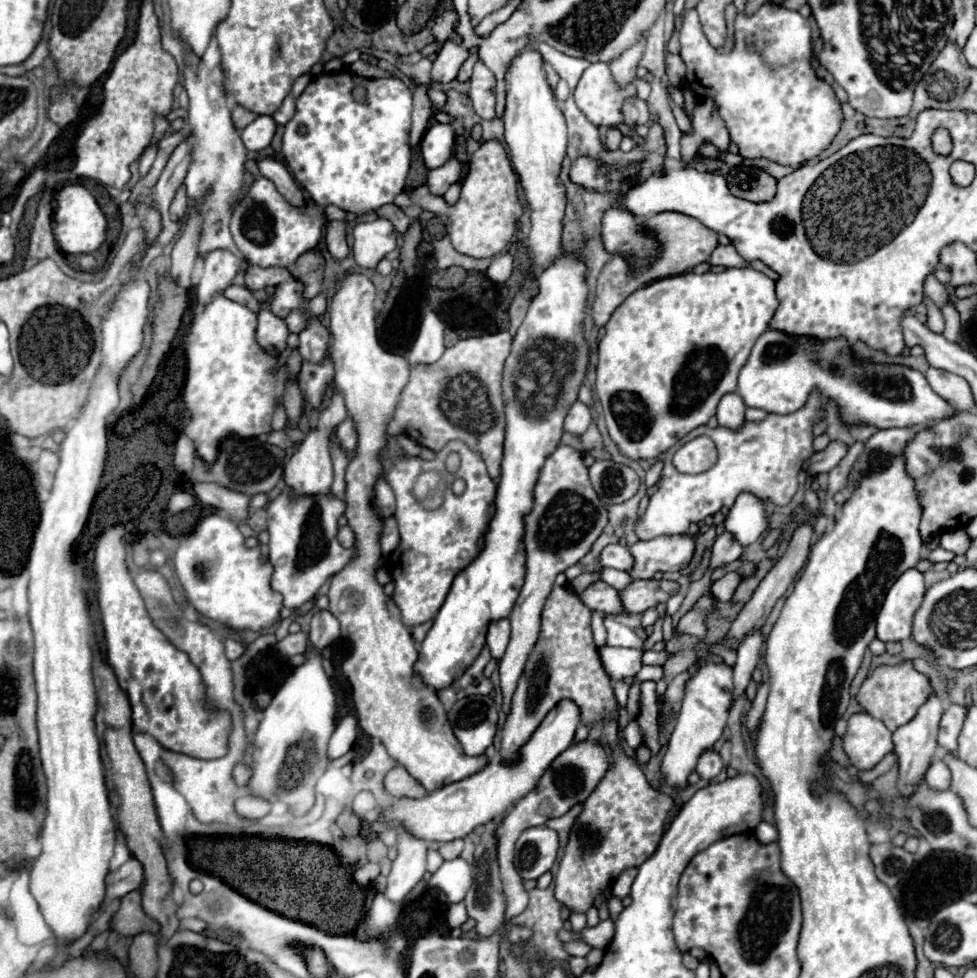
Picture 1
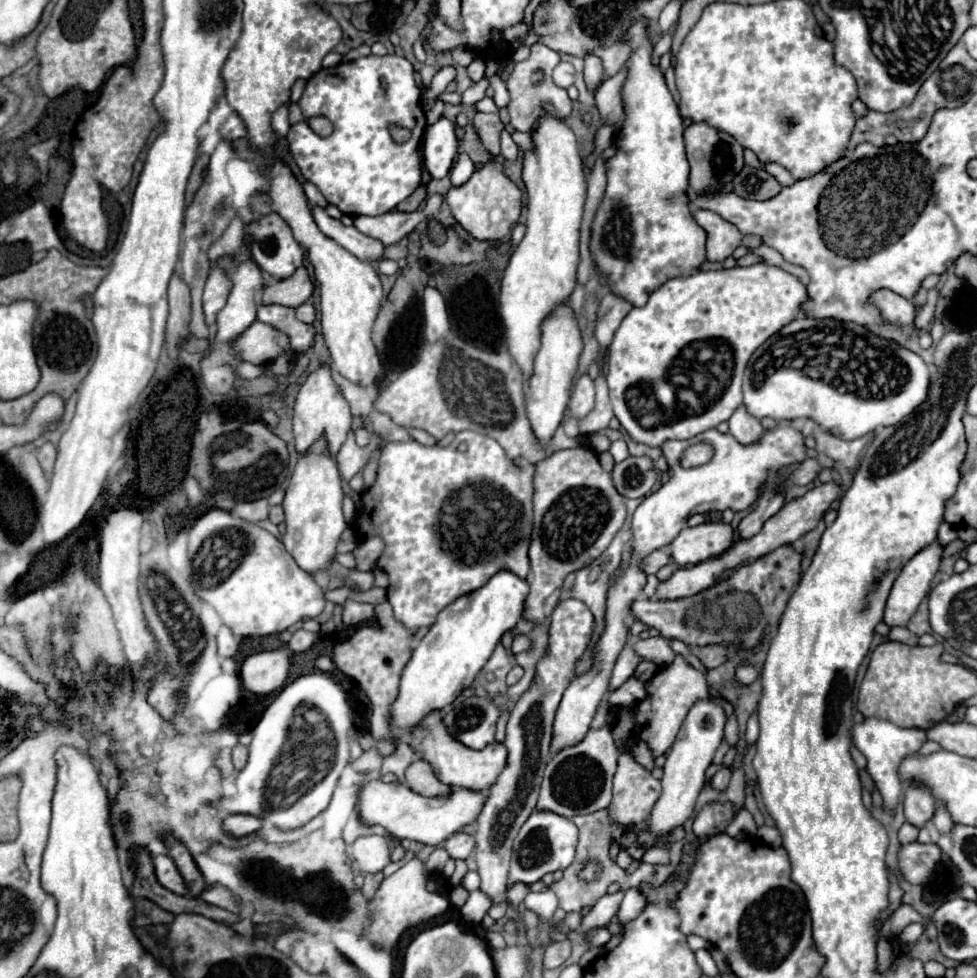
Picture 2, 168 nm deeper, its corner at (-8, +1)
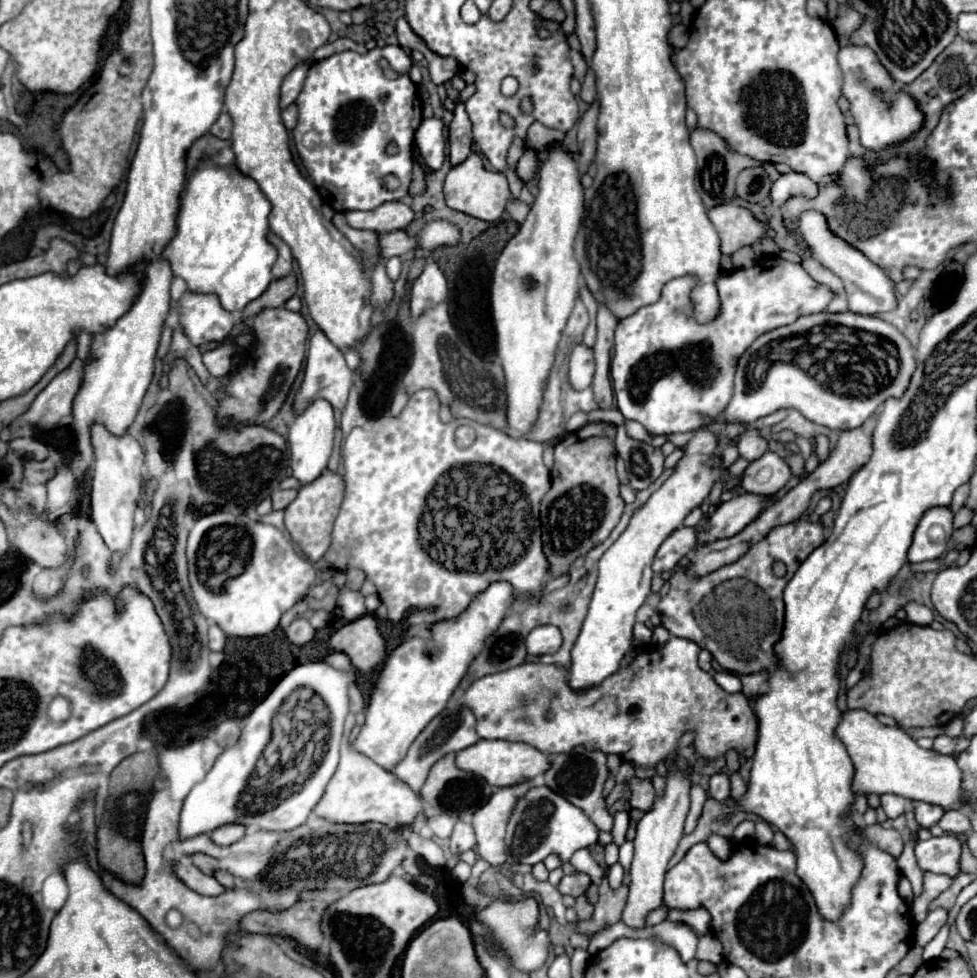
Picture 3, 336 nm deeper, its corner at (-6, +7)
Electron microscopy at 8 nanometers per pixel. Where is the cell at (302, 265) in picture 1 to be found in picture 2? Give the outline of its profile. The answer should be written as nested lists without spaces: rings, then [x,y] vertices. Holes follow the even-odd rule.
[[[300,266],[290,278],[278,280],[276,284],[264,286],[264,304],[280,304],[298,308],[314,294],[314,282],[310,280],[310,274],[304,266]]]

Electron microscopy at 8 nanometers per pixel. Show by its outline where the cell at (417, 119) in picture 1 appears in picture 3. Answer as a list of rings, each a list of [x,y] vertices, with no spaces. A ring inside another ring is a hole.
[[[586,76],[586,80],[582,82],[580,98],[582,98],[586,104],[592,104],[592,102],[596,100],[596,80],[594,80],[594,76]]]

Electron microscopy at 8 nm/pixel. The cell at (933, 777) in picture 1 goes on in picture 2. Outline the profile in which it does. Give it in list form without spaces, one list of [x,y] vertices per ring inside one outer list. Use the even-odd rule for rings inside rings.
[[[942,802],[936,804],[936,812],[932,816],[932,822],[934,822],[934,826],[938,828],[940,834],[944,834],[944,832],[948,832],[952,828],[952,816],[948,814],[948,810],[946,810],[946,806]]]

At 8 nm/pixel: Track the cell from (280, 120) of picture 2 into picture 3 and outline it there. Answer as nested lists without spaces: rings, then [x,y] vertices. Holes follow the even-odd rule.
[[[300,62],[300,64],[298,64],[298,66],[296,66],[296,68],[284,78],[284,82],[282,82],[280,108],[290,106],[290,104],[298,98],[302,86],[304,86],[304,80],[306,80],[306,74],[308,74],[308,68],[310,68],[310,62]]]

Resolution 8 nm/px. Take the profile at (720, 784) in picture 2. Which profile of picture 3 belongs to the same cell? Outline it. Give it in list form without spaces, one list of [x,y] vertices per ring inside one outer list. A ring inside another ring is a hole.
[[[724,772],[710,778],[708,794],[710,794],[714,800],[718,800],[718,802],[722,802],[722,800],[726,800],[726,798],[730,796],[730,780],[728,780],[728,776],[726,776]]]

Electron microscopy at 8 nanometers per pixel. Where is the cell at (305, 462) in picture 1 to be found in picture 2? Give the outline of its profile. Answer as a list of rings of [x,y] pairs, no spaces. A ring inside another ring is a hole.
[[[324,364],[316,372],[312,372],[298,390],[298,398],[296,398],[296,406],[294,406],[294,436],[296,436],[298,454],[300,456],[308,454],[308,450],[314,446],[314,442],[324,438],[326,452],[334,458],[346,440],[350,424],[352,424],[352,414],[350,414],[348,402],[338,392],[338,388],[332,380],[332,374],[330,374],[330,366]]]

